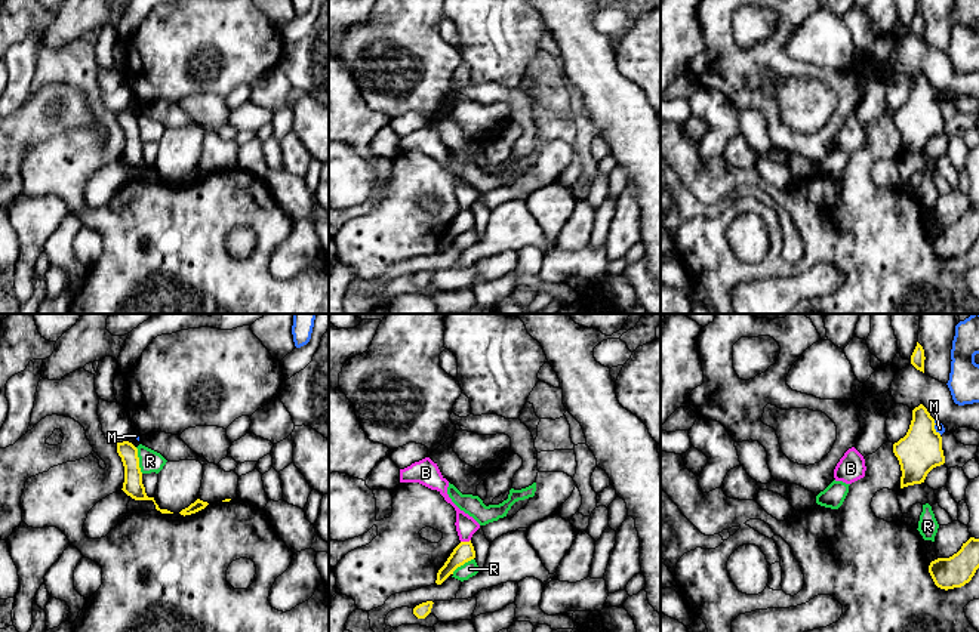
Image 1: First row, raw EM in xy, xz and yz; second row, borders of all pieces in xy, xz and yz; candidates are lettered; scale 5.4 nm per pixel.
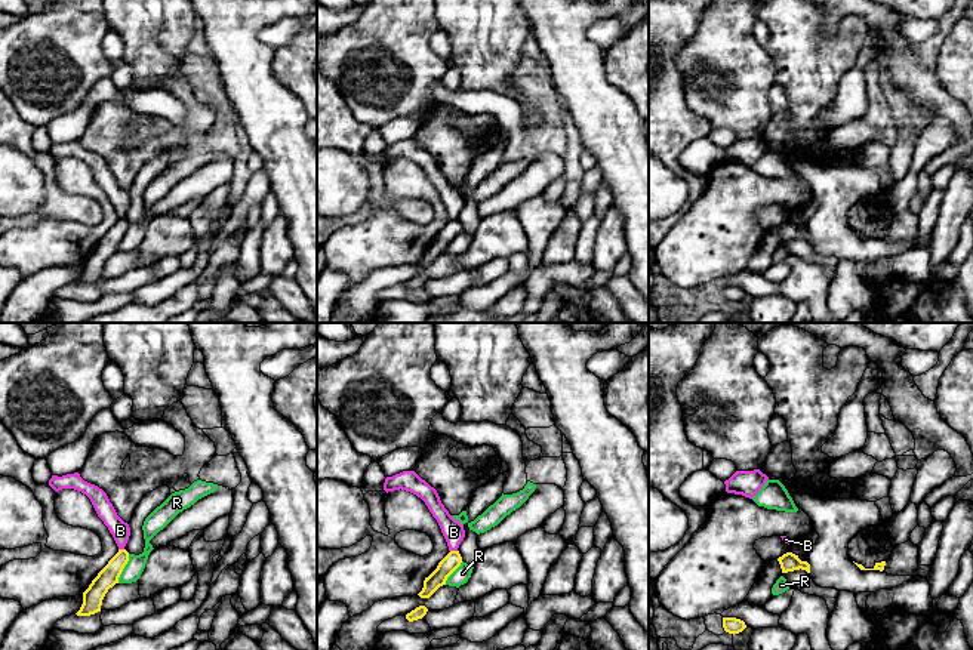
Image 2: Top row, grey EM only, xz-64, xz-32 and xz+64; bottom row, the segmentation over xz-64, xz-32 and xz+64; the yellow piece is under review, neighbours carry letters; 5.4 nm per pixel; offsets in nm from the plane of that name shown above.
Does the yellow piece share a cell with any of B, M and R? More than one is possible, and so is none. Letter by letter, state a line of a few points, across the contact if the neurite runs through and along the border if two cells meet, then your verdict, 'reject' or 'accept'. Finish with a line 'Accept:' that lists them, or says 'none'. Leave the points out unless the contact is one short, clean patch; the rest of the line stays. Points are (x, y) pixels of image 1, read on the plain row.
B: line xz (470, 207), (461, 210); reject
M: reject
R: reject
Accept: none

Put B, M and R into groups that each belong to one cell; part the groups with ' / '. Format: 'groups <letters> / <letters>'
groups B / M / R

